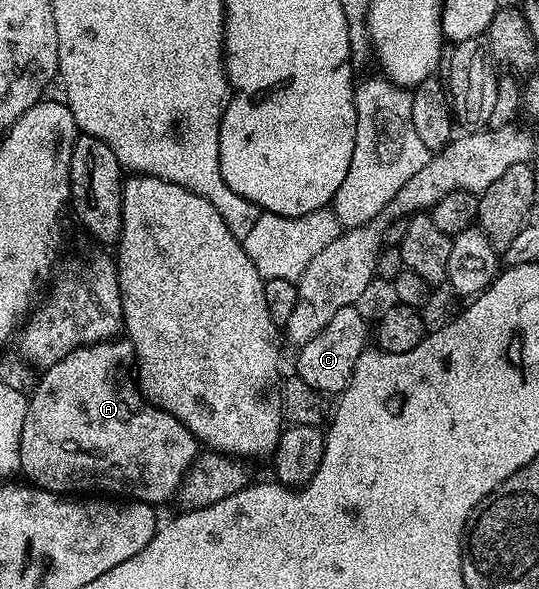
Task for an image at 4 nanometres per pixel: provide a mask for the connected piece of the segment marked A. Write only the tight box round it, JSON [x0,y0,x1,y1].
[20,338,200,506]

